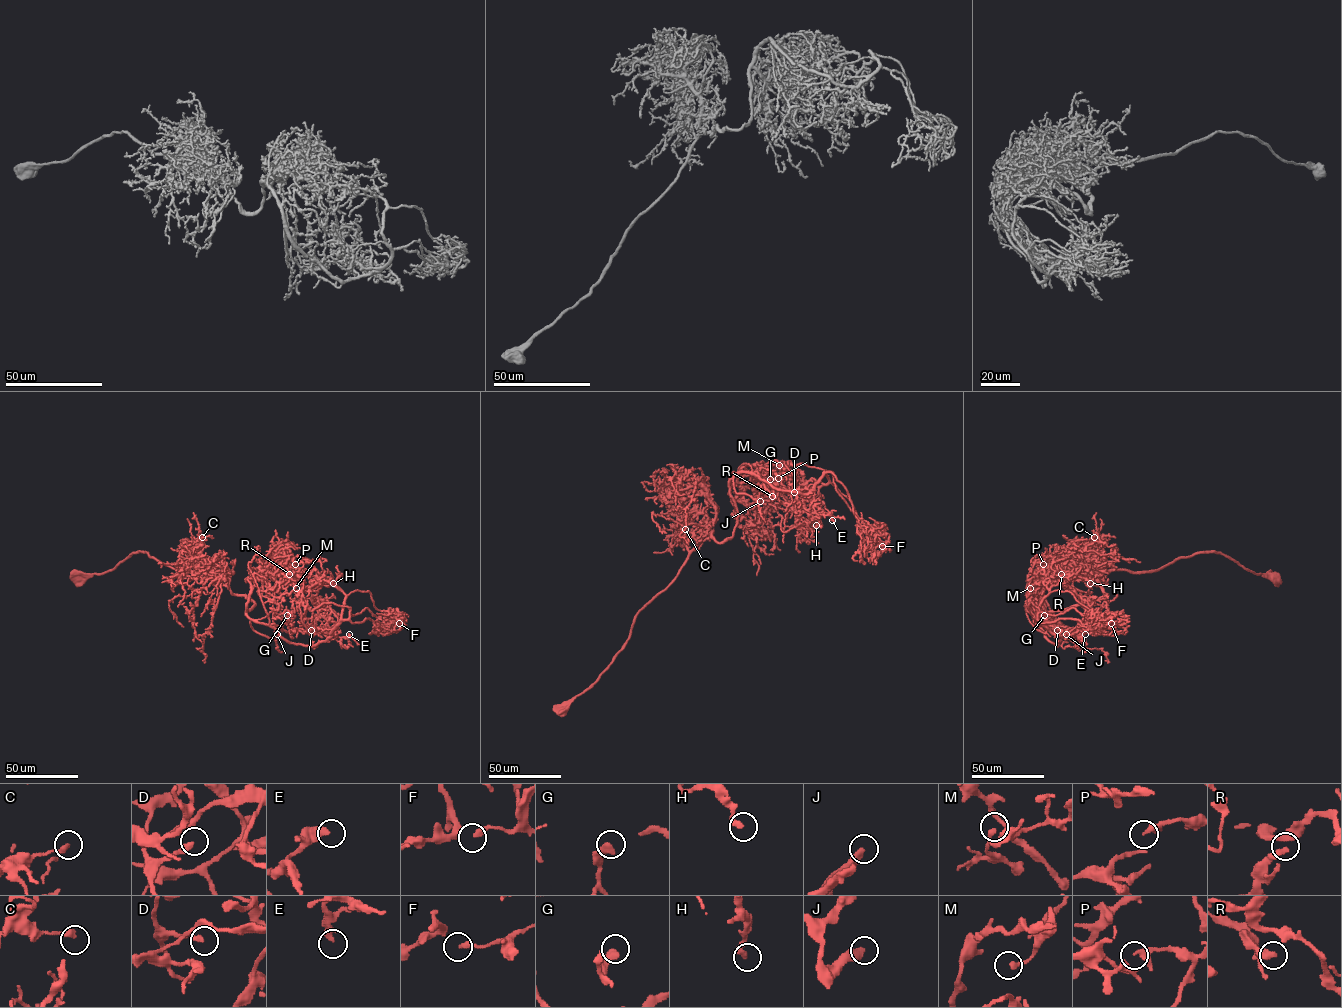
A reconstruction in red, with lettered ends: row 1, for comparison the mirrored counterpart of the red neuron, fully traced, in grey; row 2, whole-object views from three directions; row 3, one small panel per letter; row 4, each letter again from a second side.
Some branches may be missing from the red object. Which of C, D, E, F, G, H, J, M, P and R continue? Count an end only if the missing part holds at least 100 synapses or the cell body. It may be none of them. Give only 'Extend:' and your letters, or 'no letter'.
Extend: J

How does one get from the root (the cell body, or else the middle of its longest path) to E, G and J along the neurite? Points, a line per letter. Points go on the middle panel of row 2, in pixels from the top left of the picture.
E: (562, 712), (698, 542), (732, 536), (737, 474), (756, 471), (774, 498), (832, 520)
G: (562, 712), (698, 542), (732, 536), (729, 482), (770, 479)
J: (562, 712), (623, 648), (635, 615), (698, 542), (711, 531), (719, 542), (732, 536), (729, 482), (760, 501)

